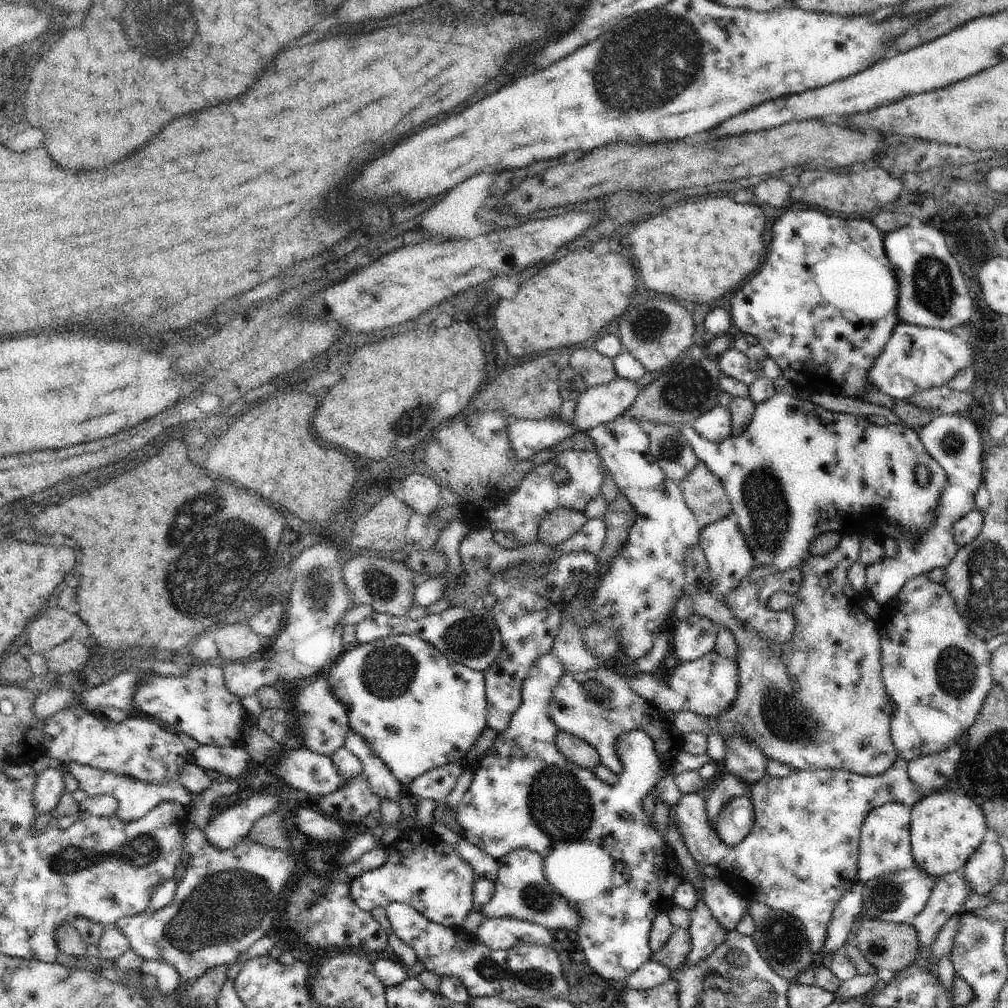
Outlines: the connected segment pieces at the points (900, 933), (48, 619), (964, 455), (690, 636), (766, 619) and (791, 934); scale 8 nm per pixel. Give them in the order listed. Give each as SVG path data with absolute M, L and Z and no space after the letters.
M865 916L859 930L855 932L855 942L871 966L875 966L877 970L881 968L891 970L893 974L899 974L905 968L909 968L919 956L919 938L913 924L889 924L889 922Z
M49 608L41 614L29 630L27 644L33 648L33 654L47 656L51 650L57 650L61 644L69 642L79 628L79 616L61 608Z
M963 414L935 416L929 424L925 424L917 432L917 436L923 448L927 450L927 454L935 458L935 462L945 470L945 488L935 508L935 522L925 532L913 532L891 520L879 524L881 538L883 536L893 538L897 544L897 554L893 558L885 558L883 554L879 562L865 568L867 596L871 596L879 606L885 606L889 600L893 600L899 594L899 590L905 586L905 582L911 582L917 576L927 576L933 568L939 566L947 568L947 564L961 548L955 542L953 528L963 516L967 516L975 508L975 492L983 484L981 462L985 450L981 448L981 436L977 432L977 426L967 416Z
M697 612L679 622L673 630L673 652L679 662L693 662L705 654L711 654L715 650L715 642L717 624Z
M753 568L737 586L737 590L733 594L729 594L727 598L727 608L729 612L733 614L733 618L745 626L745 632L751 632L765 642L765 646L771 650L771 654L775 658L781 658L781 648L785 644L793 644L793 636L795 636L795 618L793 618L793 610L791 608L785 608L781 612L771 612L767 608L767 598L771 594L775 594L777 590L783 590L785 594L789 596L795 596L799 592L803 584L803 574L799 568L789 568L787 572L783 572L781 576L777 578L767 578L767 570L761 570L761 568Z
M753 902L749 904L749 916L753 918L755 922L755 932L751 934L761 958L765 958L765 962L769 964L769 968L779 974L781 978L789 980L789 982L795 982L795 978L805 970L805 968L813 968L817 958L811 954L809 950L809 942L803 934L803 924L787 914L787 912L777 912L769 906L763 906L759 902Z

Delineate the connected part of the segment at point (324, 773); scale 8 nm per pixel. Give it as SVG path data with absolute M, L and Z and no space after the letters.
M291 746L289 752L275 764L275 772L291 788L311 796L329 796L345 786L345 778L337 772L331 758Z

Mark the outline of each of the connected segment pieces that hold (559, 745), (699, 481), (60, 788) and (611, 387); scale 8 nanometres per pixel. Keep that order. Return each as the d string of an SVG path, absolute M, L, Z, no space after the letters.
M557 732L555 748L563 754L563 758L567 758L569 762L573 762L579 768L593 772L601 764L601 756L597 754L597 750L593 746L589 746L587 742L583 742L581 738L575 738L571 734Z
M699 462L677 486L681 488L683 500L701 528L721 522L731 514L731 502L723 484L703 462Z
M51 766L49 770L45 770L39 778L37 790L35 790L35 802L39 808L39 814L53 814L59 806L59 802L63 802L63 798L67 796L67 782L65 782L67 770L61 766Z
M613 378L611 382L587 388L575 400L575 418L573 426L579 432L589 432L597 426L605 426L621 418L629 406L633 406L639 390L633 380Z

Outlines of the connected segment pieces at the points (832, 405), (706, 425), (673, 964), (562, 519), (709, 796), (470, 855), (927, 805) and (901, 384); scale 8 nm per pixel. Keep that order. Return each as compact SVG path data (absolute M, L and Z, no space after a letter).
M809 392L807 400L811 400L813 404L835 412L835 414L851 414L857 418L869 418L869 416L883 416L887 420L887 424L899 424L899 418L895 418L895 414L887 408L863 402L859 398L843 398L843 396L835 396L835 394L827 394L827 392Z
M715 406L709 412L701 414L691 426L711 444L719 444L731 436L731 412L729 408Z
M675 928L675 932L669 936L669 942L665 942L665 946L651 956L651 962L667 966L671 972L681 968L687 960L691 960L691 936L683 928Z
M555 508L553 512L547 512L539 522L539 540L543 544L561 546L569 538L573 538L573 534L577 534L585 522L587 520L583 512L579 510Z
M723 774L717 782L713 782L711 790L705 794L707 816L709 816L711 824L715 826L723 804L727 804L733 798L747 796L747 794L749 794L749 782L745 782L743 778L739 778L735 774Z
M461 838L455 844L457 854L463 858L463 862L469 862L473 866L473 872L477 874L477 880L491 880L497 882L497 874L499 874L499 864L493 856L485 854L481 848L473 846L469 840Z
M933 790L925 794L911 810L911 854L915 866L925 870L931 878L939 880L947 874L957 872L965 866L969 856L983 844L987 830L987 820L979 804L969 796L957 794L953 790Z
M899 322L899 326L893 330L893 336L887 340L887 346L869 368L867 382L871 382L871 388L877 392L883 392L895 400L907 400L913 394L947 386L957 372L969 366L979 366L973 346L965 344L959 336L955 336L955 332L917 328Z

